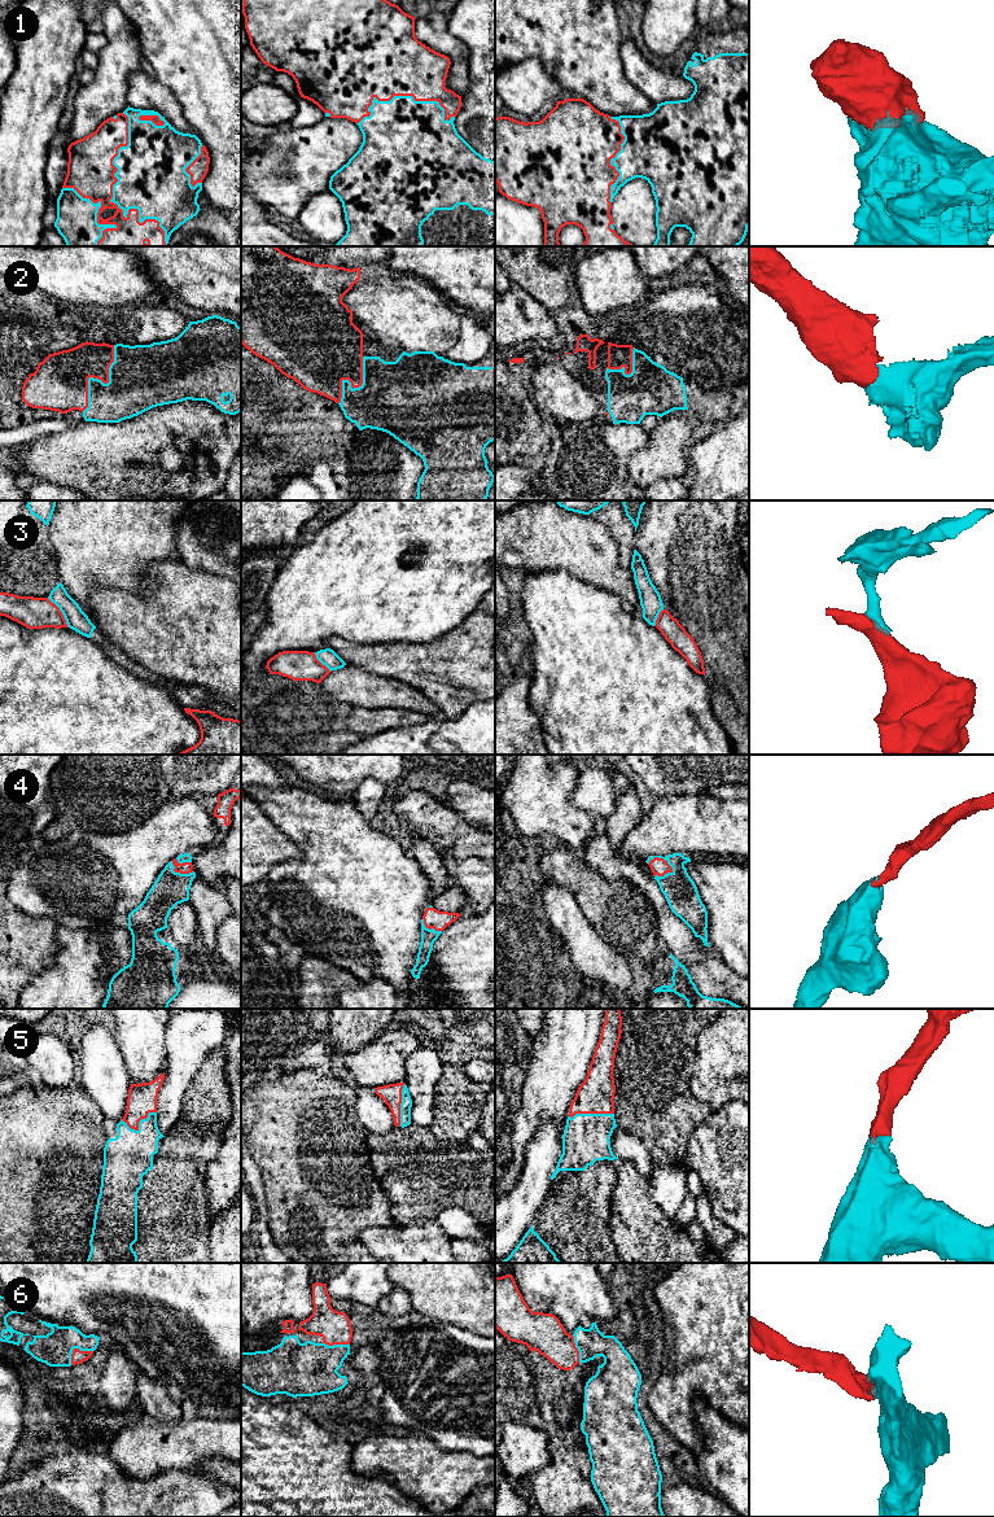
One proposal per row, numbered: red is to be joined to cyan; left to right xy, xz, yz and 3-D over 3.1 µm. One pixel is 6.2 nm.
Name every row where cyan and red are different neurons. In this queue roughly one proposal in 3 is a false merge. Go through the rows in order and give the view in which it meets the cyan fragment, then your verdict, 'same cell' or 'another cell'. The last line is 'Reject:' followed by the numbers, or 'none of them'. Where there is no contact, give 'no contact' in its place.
1: xy | same cell
2: xy | same cell
3: xy | another cell
4: yz | same cell
5: xy | same cell
6: xy | same cell
Reject: 3

